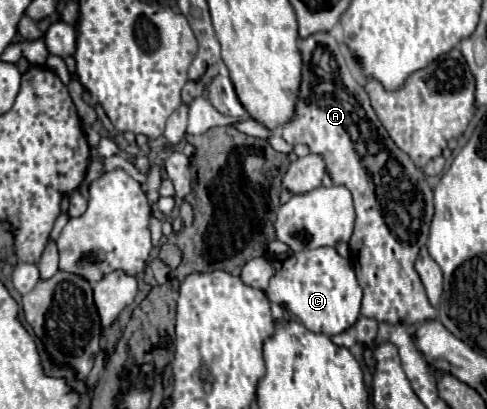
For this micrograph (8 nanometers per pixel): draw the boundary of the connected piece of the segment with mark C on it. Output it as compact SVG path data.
M316 248L294 252L288 250L274 260L274 276L266 296L270 302L284 306L308 330L326 336L346 332L360 316L362 288L358 286L354 268L334 248Z

